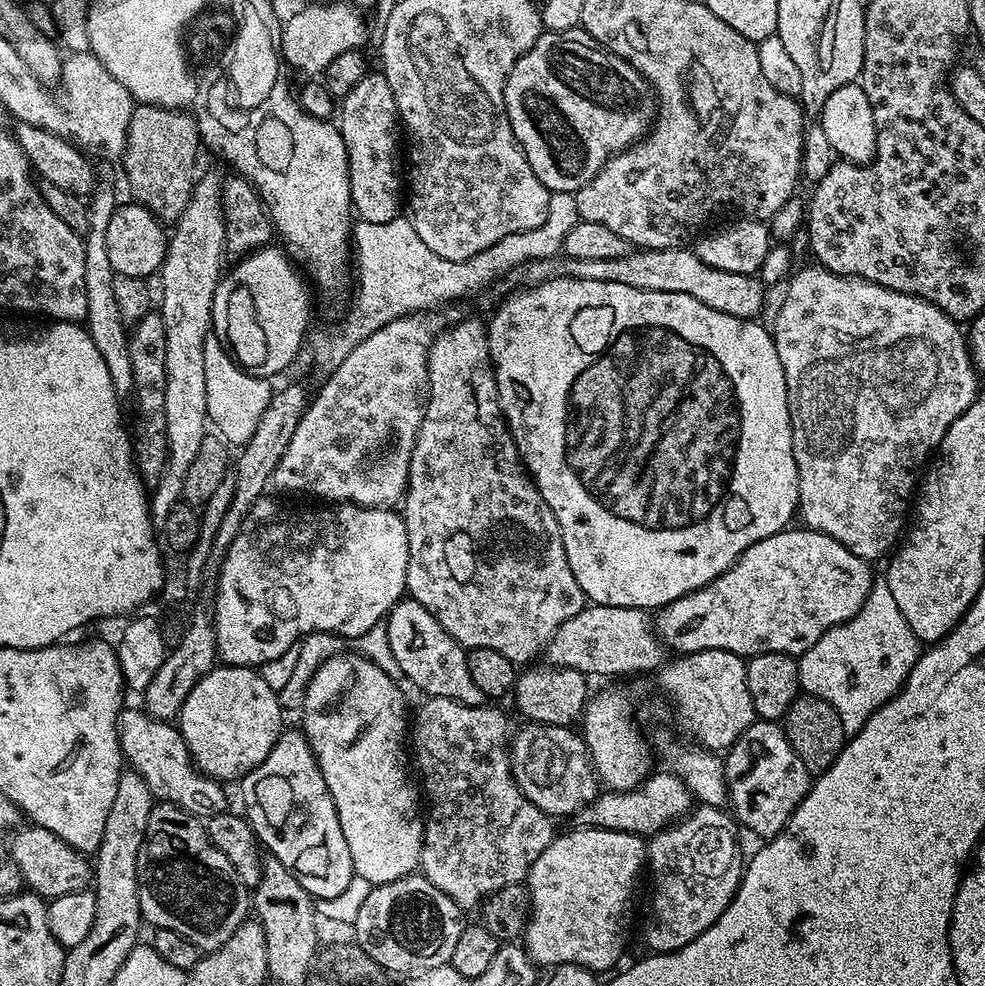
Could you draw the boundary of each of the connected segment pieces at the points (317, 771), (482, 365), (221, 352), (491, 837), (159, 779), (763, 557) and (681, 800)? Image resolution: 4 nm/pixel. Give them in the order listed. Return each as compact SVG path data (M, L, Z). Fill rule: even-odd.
M285 730L281 732L278 742L274 746L274 750L270 750L268 757L261 762L256 769L242 777L239 781L240 796L244 799L244 808L242 807L243 815L246 817L252 829L256 831L256 838L261 845L271 855L278 858L278 862L282 862L282 866L289 868L291 872L298 878L300 885L308 891L316 900L325 900L326 898L335 898L338 894L342 894L342 890L346 890L346 885L349 884L350 878L354 875L352 871L352 859L350 858L350 846L346 846L346 837L342 835L342 826L338 822L338 810L334 806L334 798L330 798L330 790L326 786L326 778L322 778L322 770L318 766L318 762L314 758L312 748L308 745L308 739L305 738L303 731Z
M460 320L453 328L445 327L437 332L428 351L428 405L424 407L424 421L418 430L418 438L414 446L412 461L408 467L408 491L402 501L402 515L406 534L408 535L408 569L406 570L407 595L417 600L465 650L473 648L489 648L498 650L498 654L506 654L517 666L527 665L552 639L552 635L564 622L570 622L574 614L578 614L586 606L586 597L582 586L578 586L578 578L574 578L574 570L570 570L570 562L566 562L566 546L562 546L562 534L550 506L542 498L536 483L528 475L520 451L500 408L500 399L496 389L496 369L492 366L492 355L488 345L488 330L485 321Z
M210 334L206 338L204 359L206 361L206 410L211 427L218 433L219 439L232 446L242 446L252 437L254 430L258 430L258 420L262 418L266 406L270 406L273 385L268 385L271 383L265 377L251 376L245 372L232 359L232 353L224 347L224 343L215 334Z
M437 696L423 702L425 704L417 712L415 709L410 724L410 752L414 757L414 768L416 764L420 771L419 783L426 801L424 845L420 851L419 871L462 910L479 909L498 890L527 881L528 872L538 854L542 854L542 850L546 850L554 839L554 820L538 810L538 806L534 806L534 802L530 802L530 798L526 798L526 794L522 794L516 785L510 755L514 724L508 721L502 709L466 706L457 700Z
M125 707L120 713L120 750L127 767L146 782L157 801L173 804L191 816L207 818L225 811L224 788L219 780L205 776L195 764L179 727L167 720L156 720L139 707Z
M796 527L754 542L706 587L659 609L654 627L665 645L676 654L726 650L745 658L767 652L799 658L826 630L854 618L872 589L873 565L826 534Z
M671 770L653 771L647 780L629 792L601 791L594 802L578 813L578 820L586 828L605 828L619 832L635 832L641 838L650 838L655 832L683 820L693 807L694 797L687 786Z

